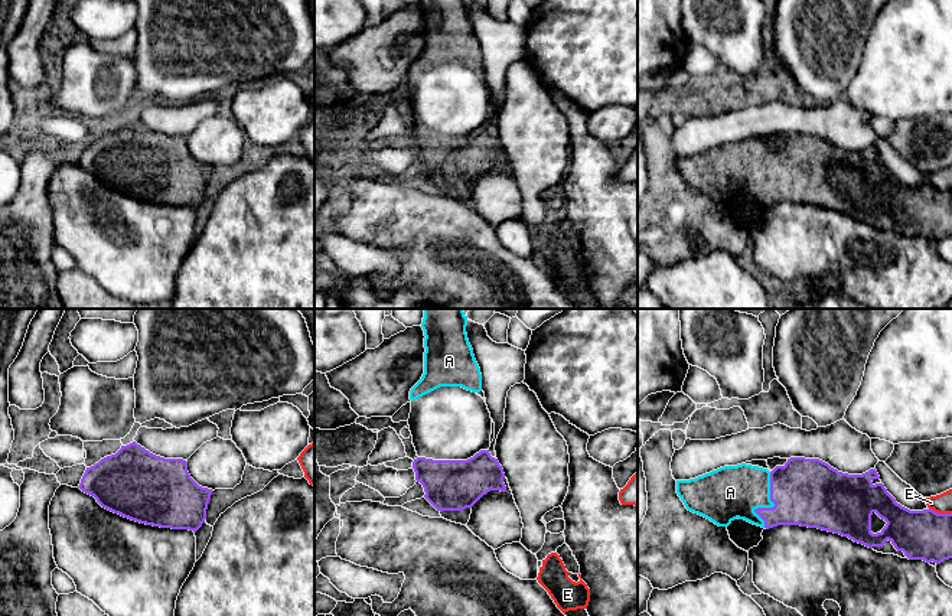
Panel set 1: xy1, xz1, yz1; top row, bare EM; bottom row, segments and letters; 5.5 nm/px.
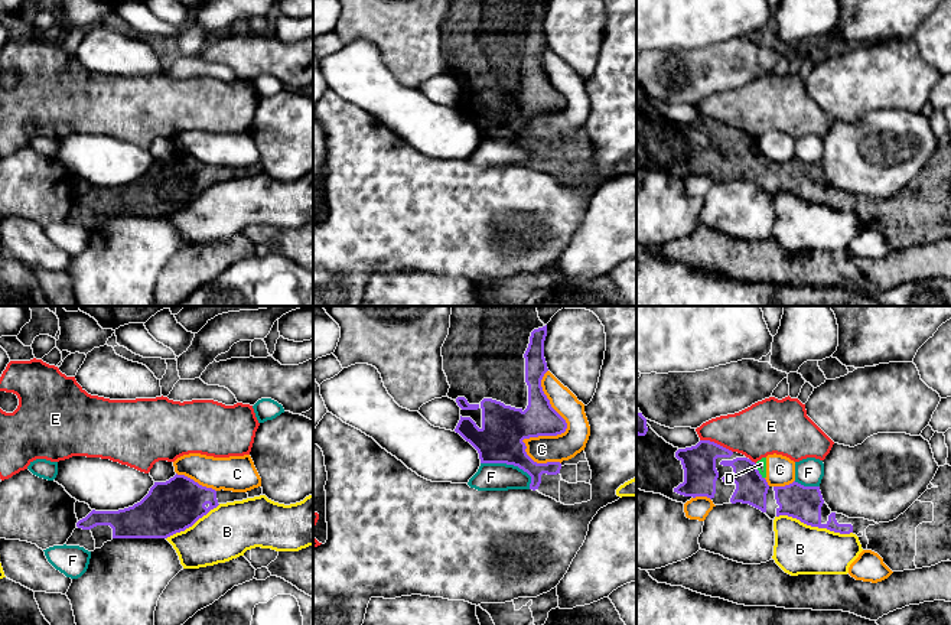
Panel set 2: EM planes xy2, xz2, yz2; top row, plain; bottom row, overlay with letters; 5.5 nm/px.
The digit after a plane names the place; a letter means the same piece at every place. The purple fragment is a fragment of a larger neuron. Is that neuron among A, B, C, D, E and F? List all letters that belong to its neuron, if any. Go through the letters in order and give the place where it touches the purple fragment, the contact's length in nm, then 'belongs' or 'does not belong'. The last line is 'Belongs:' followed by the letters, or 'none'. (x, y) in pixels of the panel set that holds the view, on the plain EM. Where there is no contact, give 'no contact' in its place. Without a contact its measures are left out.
A: contact yz1 (773, 183); length 320 nm; belongs
B: contact yz2 (814, 202); length 440 nm; does not belong
C: contact xz2 (550, 111); length 550 nm; does not belong
D: contact yz2 (758, 147); length 100 nm; does not belong
E: contact yz2 (716, 120); length 200 nm; does not belong
F: contact xz2 (511, 140); length 320 nm; does not belong
Belongs: A

